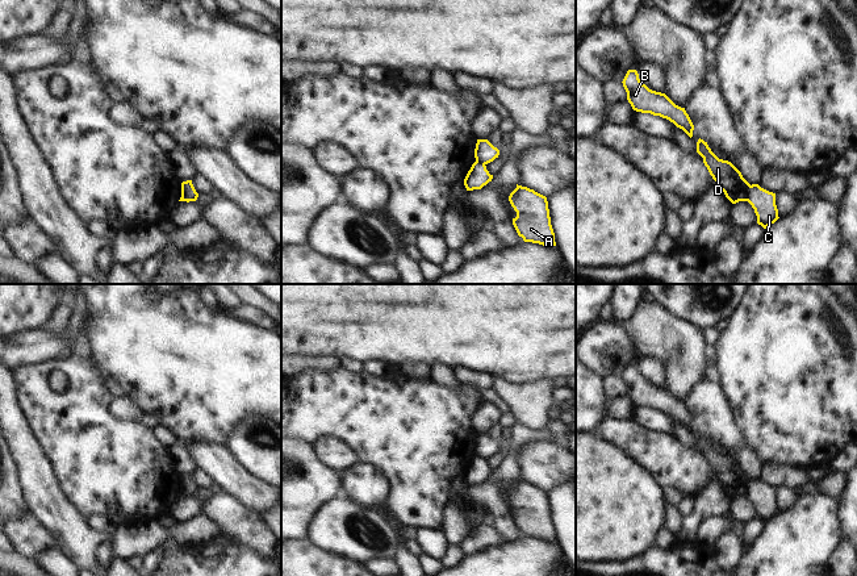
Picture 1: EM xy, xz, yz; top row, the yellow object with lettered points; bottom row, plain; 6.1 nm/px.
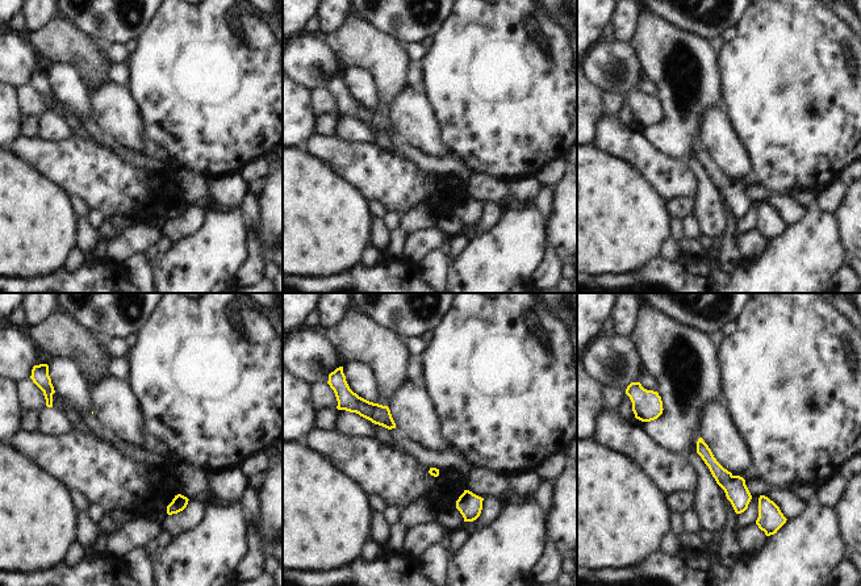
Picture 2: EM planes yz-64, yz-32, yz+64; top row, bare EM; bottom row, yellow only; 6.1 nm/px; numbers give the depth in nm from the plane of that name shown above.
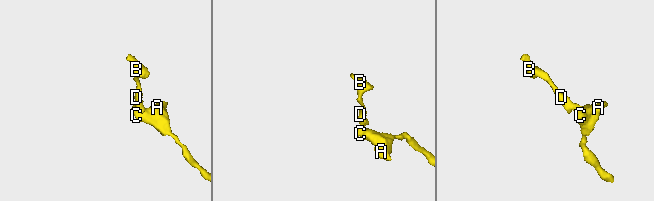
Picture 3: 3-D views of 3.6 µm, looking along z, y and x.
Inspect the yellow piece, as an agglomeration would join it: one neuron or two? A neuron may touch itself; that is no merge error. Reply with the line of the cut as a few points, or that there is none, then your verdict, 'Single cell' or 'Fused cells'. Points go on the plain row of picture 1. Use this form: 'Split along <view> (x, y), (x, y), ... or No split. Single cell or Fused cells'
Split along yz (751, 480), (745, 495). Fused cells

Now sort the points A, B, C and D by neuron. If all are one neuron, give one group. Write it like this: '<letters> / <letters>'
A C / B D

